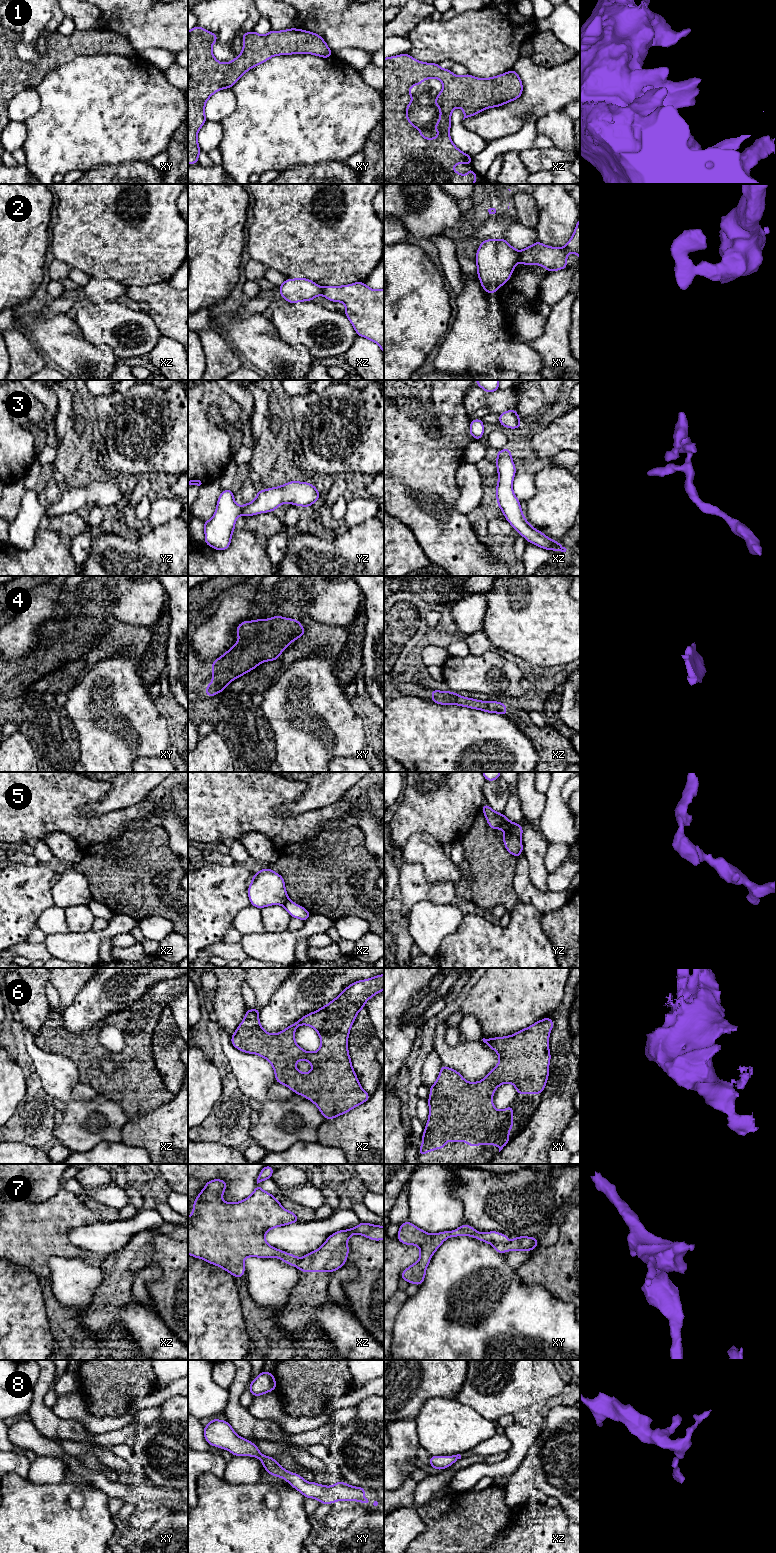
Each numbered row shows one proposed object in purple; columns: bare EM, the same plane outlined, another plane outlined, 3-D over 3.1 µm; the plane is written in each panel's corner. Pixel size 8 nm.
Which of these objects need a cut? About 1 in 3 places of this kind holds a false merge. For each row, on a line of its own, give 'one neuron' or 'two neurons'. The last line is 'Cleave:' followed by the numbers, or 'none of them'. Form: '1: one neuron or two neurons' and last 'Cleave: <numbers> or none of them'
1: one neuron
2: two neurons
3: one neuron
4: one neuron
5: two neurons
6: one neuron
7: two neurons
8: one neuron
Cleave: 2, 5, 7

